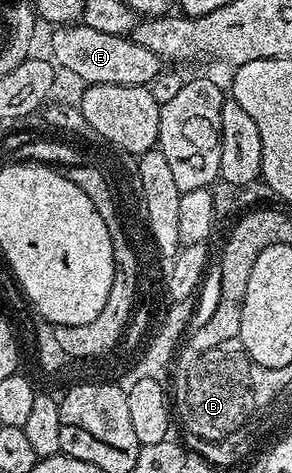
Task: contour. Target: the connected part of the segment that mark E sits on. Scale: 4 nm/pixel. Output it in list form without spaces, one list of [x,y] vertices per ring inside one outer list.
[[[84,22],[61,26],[53,36],[53,55],[58,69],[66,68],[73,76],[90,84],[114,84],[115,86],[149,86],[163,72],[163,61],[151,50],[139,46],[129,36],[102,34],[91,30]]]

